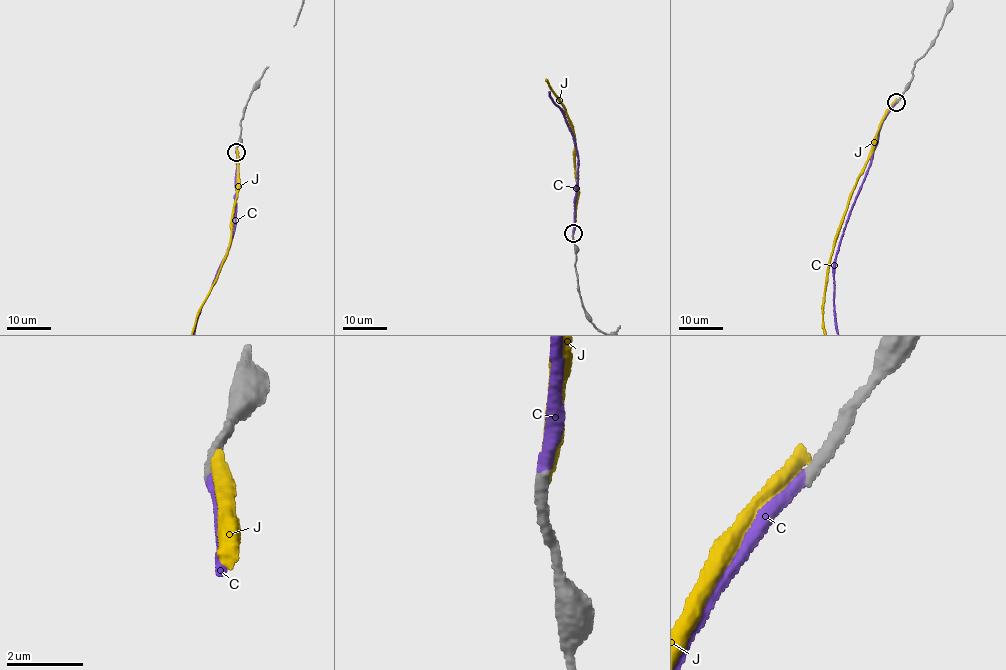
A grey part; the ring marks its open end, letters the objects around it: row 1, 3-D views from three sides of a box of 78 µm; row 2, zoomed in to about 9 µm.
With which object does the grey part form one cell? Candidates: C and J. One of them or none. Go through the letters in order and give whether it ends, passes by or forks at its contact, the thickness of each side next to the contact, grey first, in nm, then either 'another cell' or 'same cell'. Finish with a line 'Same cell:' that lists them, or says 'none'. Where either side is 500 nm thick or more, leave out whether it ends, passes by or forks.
C: it ends there; 320 nm thick on the grey side, 340 nm on the other; same cell
J: it ends there; 360 nm thick on the grey side, 400 nm on the other; another cell
Same cell: C

